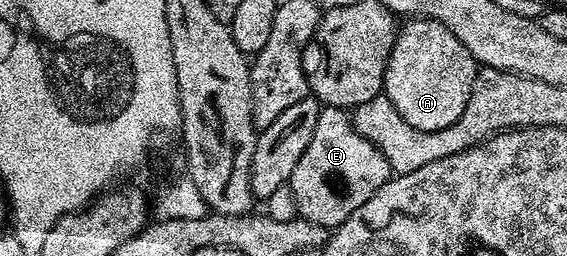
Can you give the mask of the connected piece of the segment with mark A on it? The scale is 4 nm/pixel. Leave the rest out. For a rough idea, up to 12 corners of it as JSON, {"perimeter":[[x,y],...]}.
{"perimeter":[[441,22],[398,29],[382,95],[417,130],[453,126],[477,65]]}

